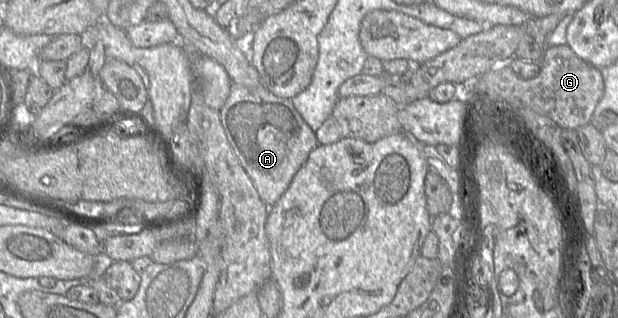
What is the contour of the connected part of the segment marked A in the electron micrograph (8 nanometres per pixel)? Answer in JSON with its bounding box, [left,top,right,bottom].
[219,83,319,207]

